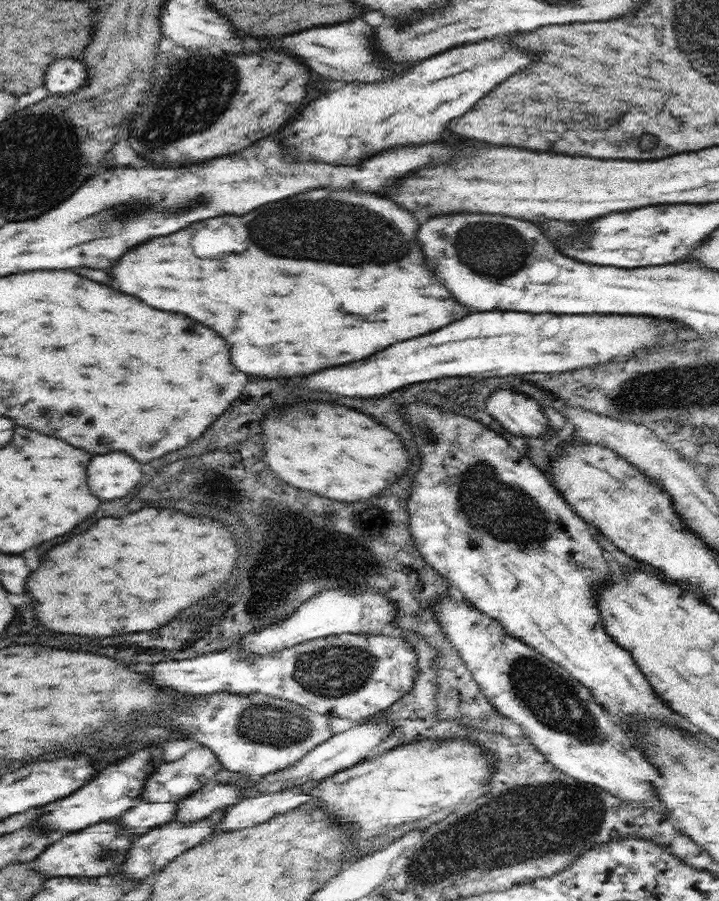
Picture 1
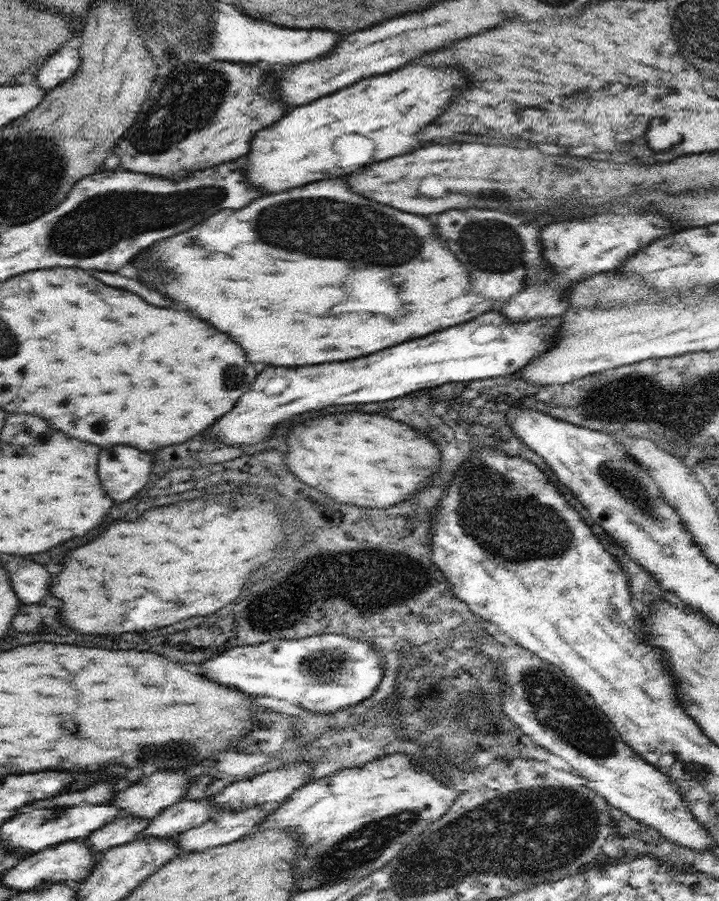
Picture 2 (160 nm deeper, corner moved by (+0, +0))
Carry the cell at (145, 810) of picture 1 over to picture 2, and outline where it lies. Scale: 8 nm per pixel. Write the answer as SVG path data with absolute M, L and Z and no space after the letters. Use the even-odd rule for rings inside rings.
M126 816L116 817L97 831L91 832L87 838L93 852L106 852L114 846L120 846L140 837L150 820L147 818Z

